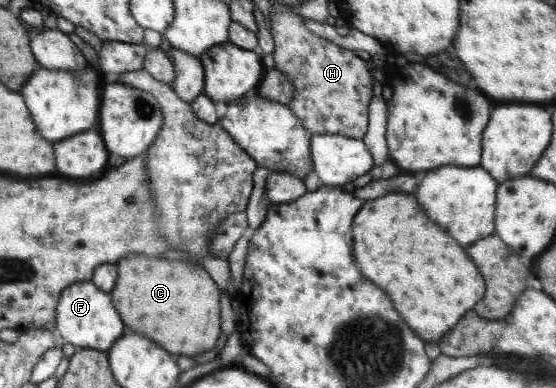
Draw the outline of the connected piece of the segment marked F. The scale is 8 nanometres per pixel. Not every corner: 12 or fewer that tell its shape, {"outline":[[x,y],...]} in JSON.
{"outline":[[90,281],[58,294],[63,342],[106,352],[123,332]]}

